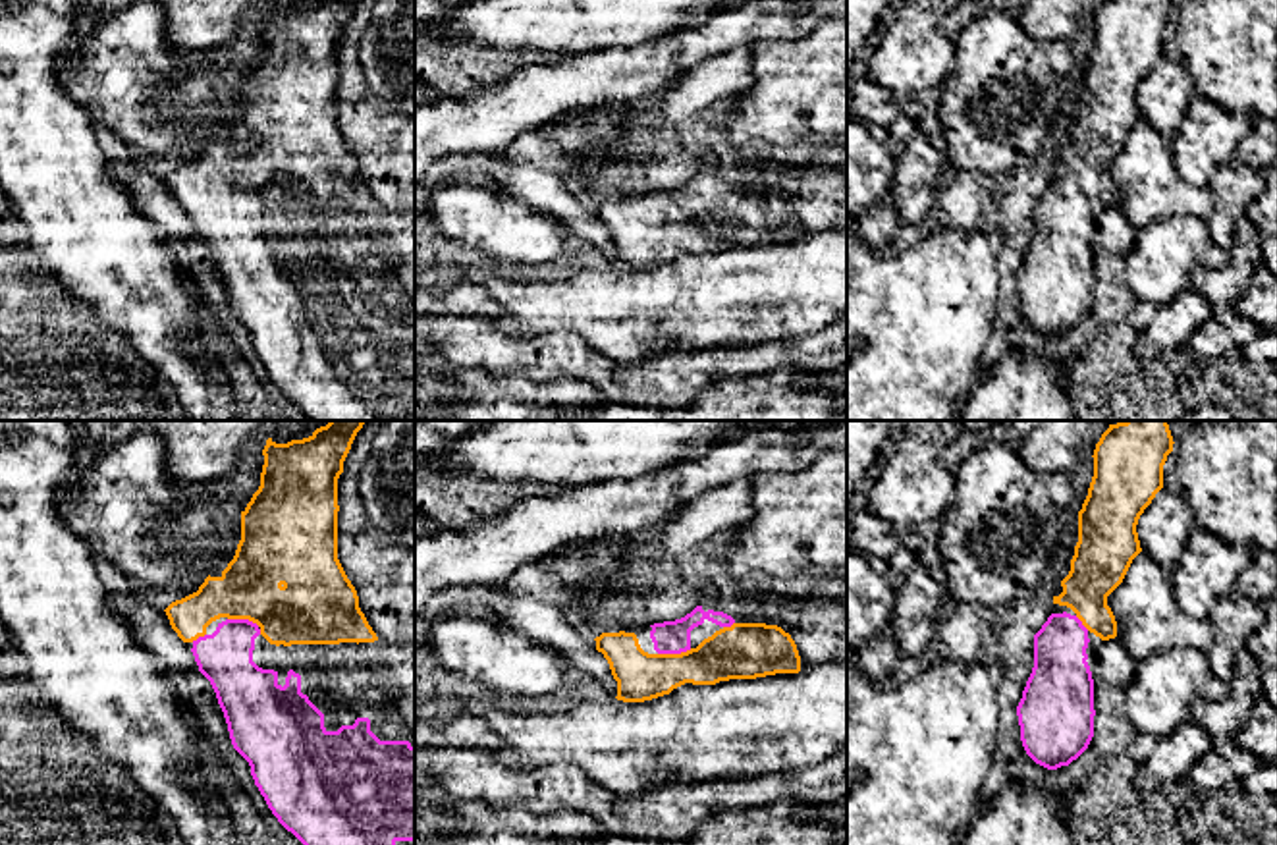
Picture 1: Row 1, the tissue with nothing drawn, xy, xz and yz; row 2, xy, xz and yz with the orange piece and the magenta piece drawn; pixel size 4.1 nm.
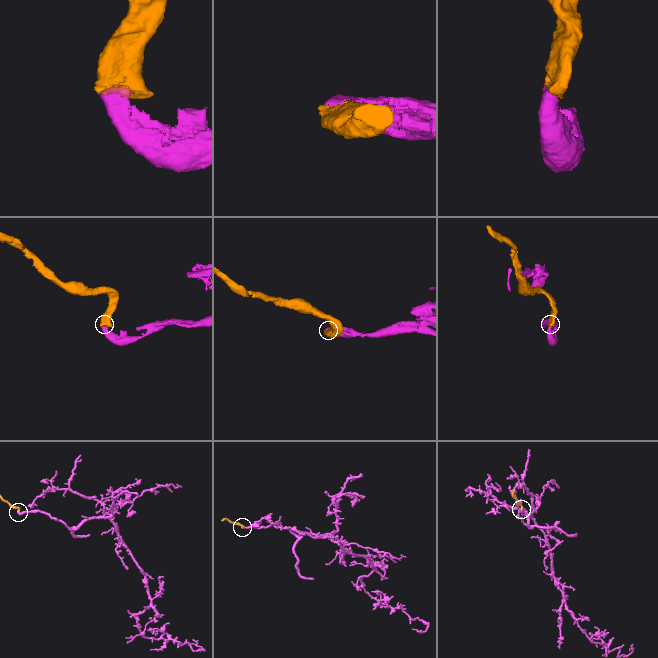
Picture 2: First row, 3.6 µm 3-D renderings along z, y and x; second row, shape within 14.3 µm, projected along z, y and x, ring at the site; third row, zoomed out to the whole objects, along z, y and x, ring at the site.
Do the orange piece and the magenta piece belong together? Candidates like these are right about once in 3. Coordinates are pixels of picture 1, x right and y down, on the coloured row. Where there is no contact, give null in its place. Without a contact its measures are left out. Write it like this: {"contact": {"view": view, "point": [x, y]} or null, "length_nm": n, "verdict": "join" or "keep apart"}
{"contact": {"view": "xz", "point": [674, 654]}, "length_nm": 150, "verdict": "join"}

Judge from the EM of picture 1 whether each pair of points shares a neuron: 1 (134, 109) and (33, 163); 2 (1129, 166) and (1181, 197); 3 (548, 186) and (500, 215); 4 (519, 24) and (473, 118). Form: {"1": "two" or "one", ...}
{"1": "two", "2": "one", "3": "two", "4": "two"}

